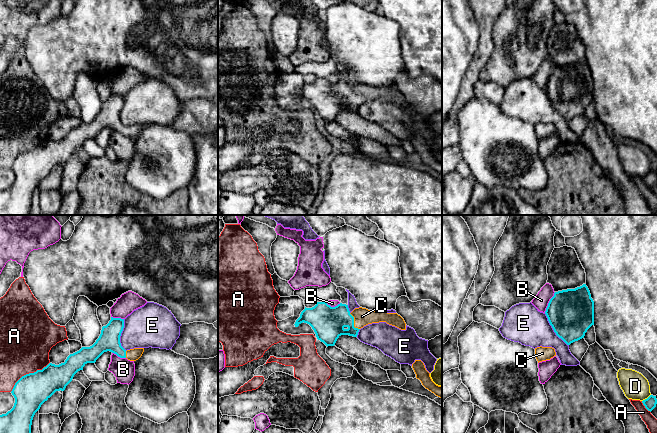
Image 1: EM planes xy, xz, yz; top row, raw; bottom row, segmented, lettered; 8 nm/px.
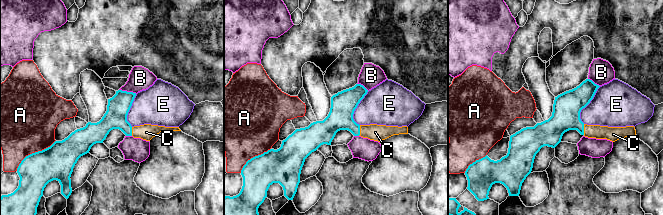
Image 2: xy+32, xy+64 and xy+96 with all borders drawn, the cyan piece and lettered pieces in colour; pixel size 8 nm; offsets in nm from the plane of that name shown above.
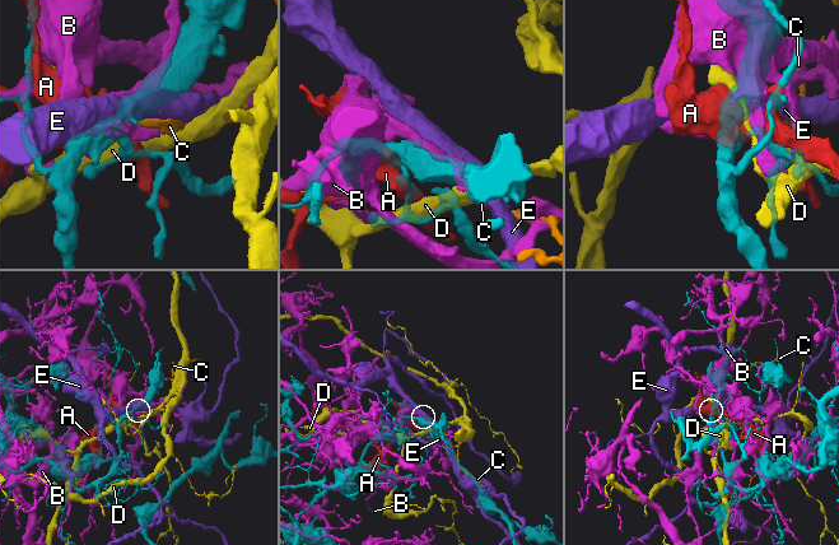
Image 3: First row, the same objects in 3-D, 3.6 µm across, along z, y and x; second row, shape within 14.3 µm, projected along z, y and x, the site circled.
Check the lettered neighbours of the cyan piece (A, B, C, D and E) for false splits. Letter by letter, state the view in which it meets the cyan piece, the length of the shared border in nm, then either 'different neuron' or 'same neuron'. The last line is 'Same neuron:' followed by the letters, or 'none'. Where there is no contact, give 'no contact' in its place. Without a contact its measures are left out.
A: meets cyan in xy; contact 400 nm long; different neuron
B: meets cyan in yz; contact 190 nm long; different neuron
C: meets cyan in xz; contact 160 nm long; same neuron
D: meets cyan in yz; contact 90 nm long; different neuron
E: meets cyan in yz; contact 320 nm long; different neuron
Same neuron: C

